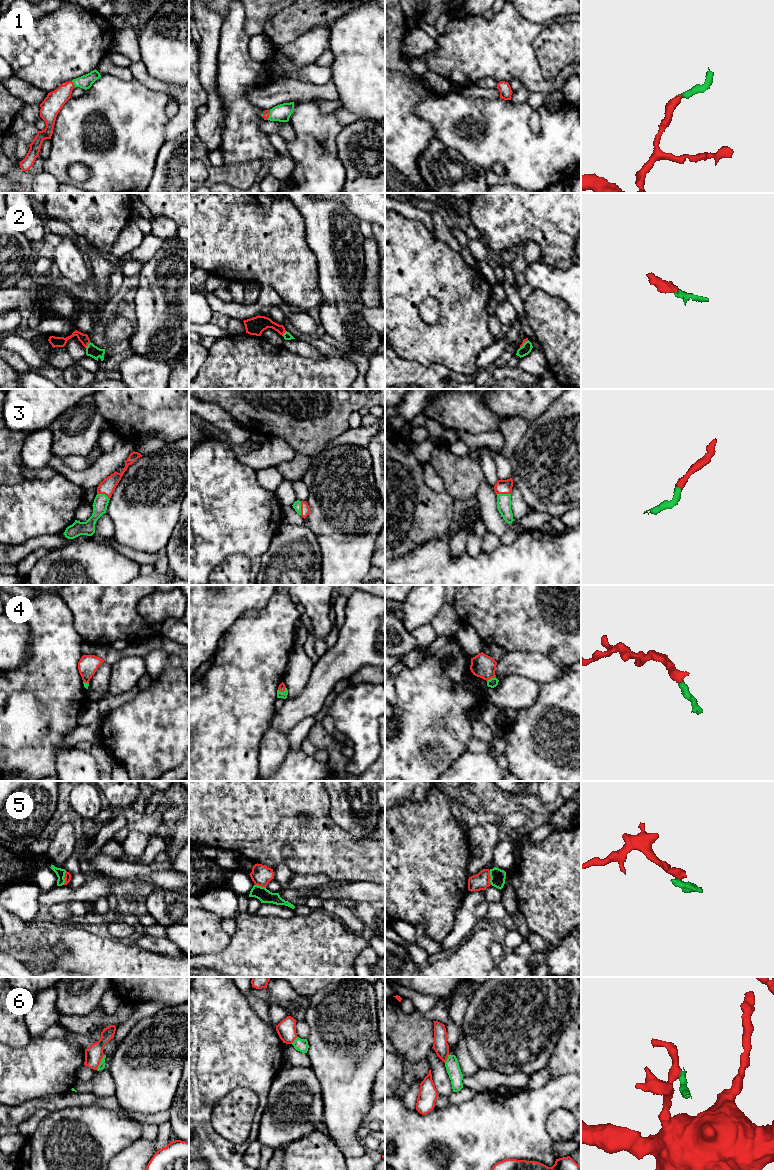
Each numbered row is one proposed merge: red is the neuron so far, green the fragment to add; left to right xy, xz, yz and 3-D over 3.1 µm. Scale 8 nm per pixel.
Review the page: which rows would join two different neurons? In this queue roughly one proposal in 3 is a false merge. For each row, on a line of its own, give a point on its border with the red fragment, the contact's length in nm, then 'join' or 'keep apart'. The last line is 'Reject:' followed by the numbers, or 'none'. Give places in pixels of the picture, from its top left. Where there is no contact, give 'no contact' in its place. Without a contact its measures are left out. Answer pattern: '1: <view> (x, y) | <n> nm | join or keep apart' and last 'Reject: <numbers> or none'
1: xz (269, 114) | 80 nm | join
2: xy (87, 345) | 60 nm | join
3: xz (301, 507) | 120 nm | join
4: yz (491, 677) | 80 nm | join
5: yz (490, 877) | 120 nm | keep apart
6: xy (100, 1061) | 140 nm | keep apart
Reject: 5, 6

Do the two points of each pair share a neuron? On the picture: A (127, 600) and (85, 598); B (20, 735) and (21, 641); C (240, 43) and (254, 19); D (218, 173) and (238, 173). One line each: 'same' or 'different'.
A: same
B: different
C: different
D: same

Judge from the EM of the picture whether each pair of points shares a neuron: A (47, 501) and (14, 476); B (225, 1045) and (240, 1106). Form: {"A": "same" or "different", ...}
{"A": "different", "B": "different"}

